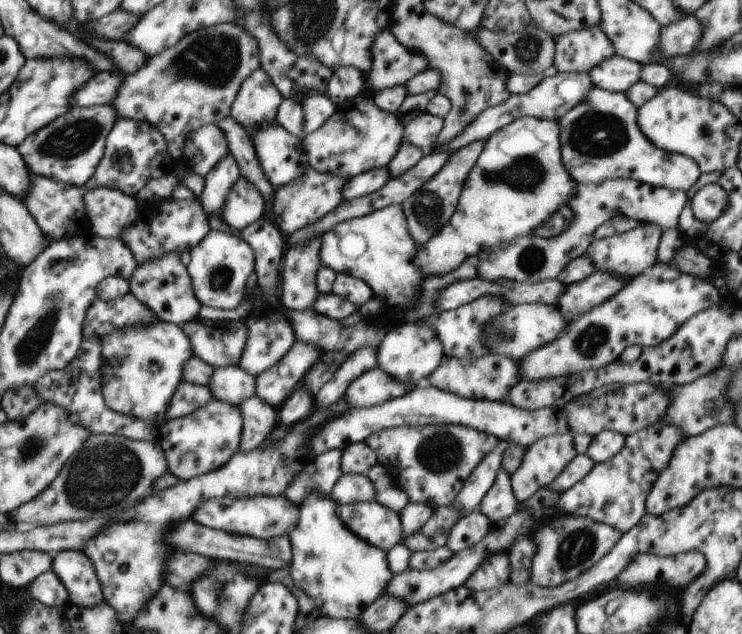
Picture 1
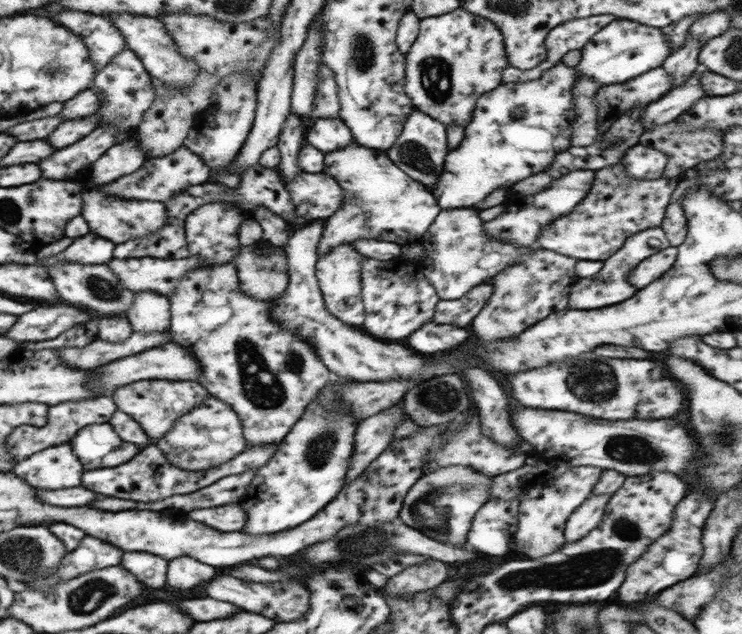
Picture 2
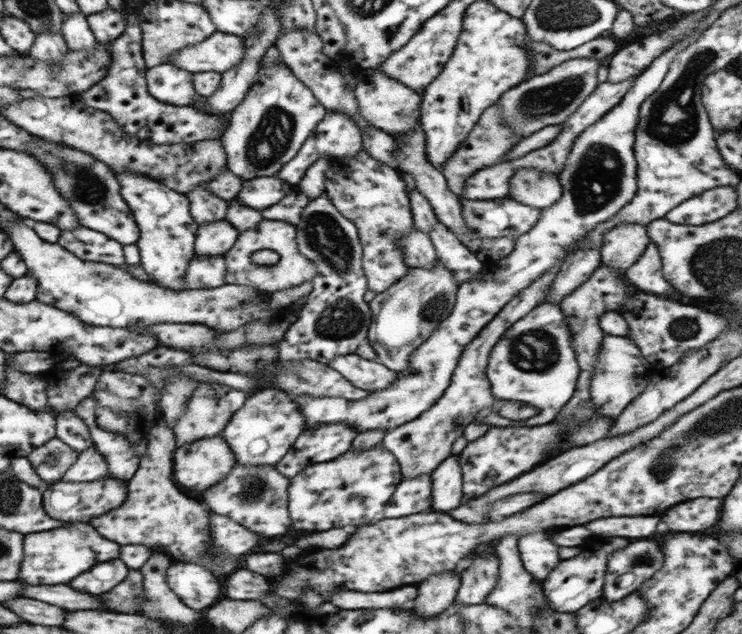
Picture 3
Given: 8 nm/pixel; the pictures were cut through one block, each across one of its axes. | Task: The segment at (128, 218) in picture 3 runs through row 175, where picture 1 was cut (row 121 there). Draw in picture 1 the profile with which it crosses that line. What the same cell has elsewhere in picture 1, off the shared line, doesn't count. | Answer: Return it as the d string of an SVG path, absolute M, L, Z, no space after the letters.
M111 103L88 108L74 106L48 126L30 135L24 143L17 146L17 150L24 157L25 164L30 164L30 172L83 188L94 176L102 160L106 139L117 116L116 108Z

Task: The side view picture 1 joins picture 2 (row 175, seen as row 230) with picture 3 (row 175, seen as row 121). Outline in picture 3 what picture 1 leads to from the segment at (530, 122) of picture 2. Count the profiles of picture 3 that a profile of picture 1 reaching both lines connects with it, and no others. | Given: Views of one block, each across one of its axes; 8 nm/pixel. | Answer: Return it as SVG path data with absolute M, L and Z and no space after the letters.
M516 170L510 178L508 197L534 208L544 209L556 204L563 193L558 175L540 170Z

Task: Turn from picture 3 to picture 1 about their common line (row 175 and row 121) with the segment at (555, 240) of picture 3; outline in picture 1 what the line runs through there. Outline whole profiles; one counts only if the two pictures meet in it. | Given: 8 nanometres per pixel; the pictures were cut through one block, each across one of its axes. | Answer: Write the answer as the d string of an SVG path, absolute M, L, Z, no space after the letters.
M593 87L584 102L568 110L558 124L564 168L574 180L580 180L580 184L634 178L650 186L687 191L702 173L692 158L663 151L646 138L637 123L637 108L625 93Z

